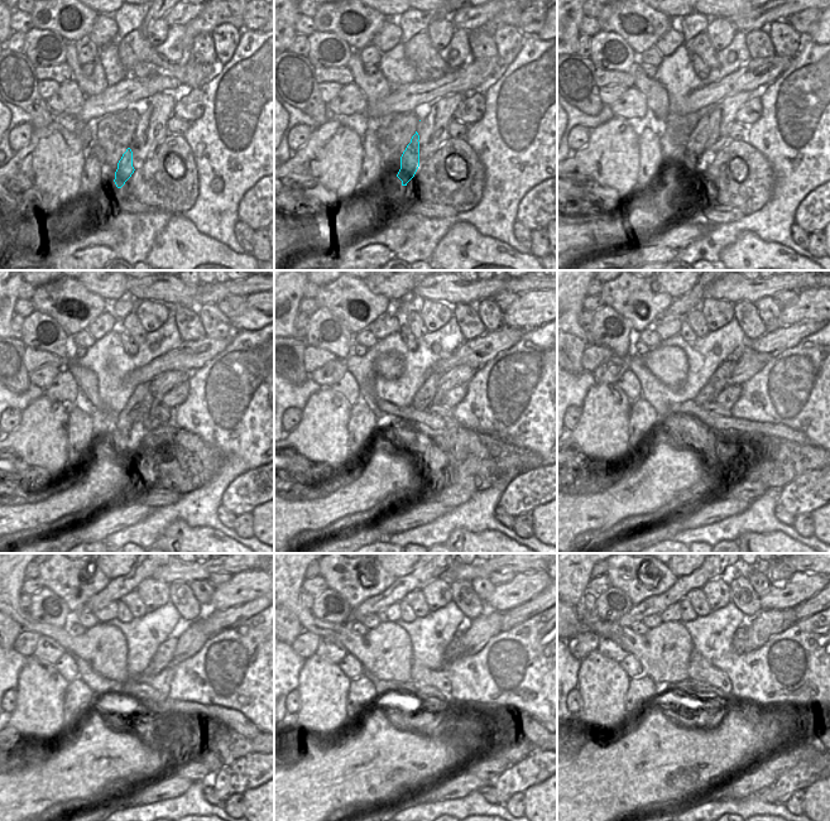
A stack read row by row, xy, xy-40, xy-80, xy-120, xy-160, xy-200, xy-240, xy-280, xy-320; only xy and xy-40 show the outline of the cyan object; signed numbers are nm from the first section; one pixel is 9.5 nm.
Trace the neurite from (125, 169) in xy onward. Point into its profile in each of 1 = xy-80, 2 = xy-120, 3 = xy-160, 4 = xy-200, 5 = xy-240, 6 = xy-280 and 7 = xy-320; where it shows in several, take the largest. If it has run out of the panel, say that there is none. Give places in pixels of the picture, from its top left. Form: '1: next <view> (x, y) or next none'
1: next xy-80 (699, 135)
2: next xy-120 (138, 407)
3: next xy-160 (422, 399)
4: next xy-200 (719, 380)
5: next xy-240 (163, 657)
6: next xy-280 (454, 651)
7: next xy-320 (740, 637)

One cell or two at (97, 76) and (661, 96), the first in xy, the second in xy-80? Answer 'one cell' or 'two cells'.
one cell

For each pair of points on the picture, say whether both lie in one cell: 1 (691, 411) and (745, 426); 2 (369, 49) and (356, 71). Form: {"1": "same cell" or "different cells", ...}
{"1": "same cell", "2": "different cells"}

